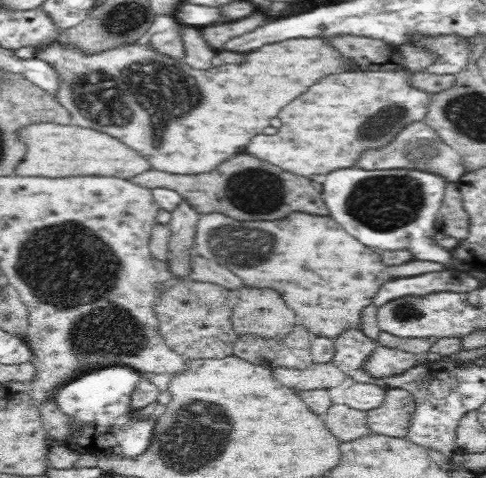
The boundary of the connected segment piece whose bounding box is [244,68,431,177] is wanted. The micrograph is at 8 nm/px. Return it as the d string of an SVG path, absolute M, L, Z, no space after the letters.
M402 68L359 70L325 76L280 112L282 128L278 128L280 130L278 134L253 136L244 148L244 152L301 177L354 167L360 151L388 144L401 128L425 117L431 95L410 87L407 82L409 74L409 70Z

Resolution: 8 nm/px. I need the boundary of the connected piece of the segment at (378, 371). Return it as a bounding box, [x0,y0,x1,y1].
[361,346,418,380]

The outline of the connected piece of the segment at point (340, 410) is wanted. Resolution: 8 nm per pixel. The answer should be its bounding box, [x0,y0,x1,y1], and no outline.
[322,403,371,443]

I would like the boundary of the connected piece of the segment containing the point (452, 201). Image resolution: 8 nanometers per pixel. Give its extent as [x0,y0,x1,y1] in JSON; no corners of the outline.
[435,181,470,242]

